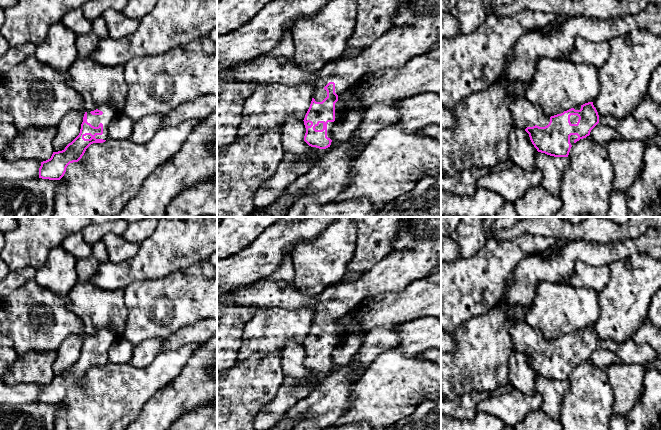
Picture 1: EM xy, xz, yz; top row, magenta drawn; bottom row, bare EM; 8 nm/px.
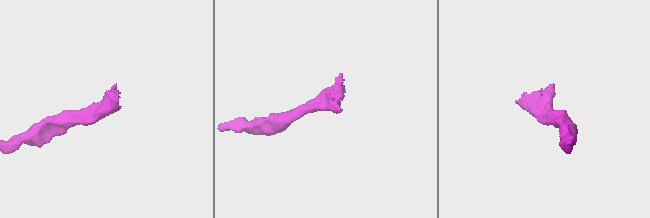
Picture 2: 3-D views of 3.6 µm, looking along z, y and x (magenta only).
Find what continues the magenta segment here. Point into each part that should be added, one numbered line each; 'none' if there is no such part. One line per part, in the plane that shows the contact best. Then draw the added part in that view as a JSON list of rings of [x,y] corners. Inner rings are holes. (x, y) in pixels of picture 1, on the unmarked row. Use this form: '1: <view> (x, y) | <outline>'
1: xy (109, 338) | [[[103,329],[98,332],[98,334],[102,335],[102,339],[92,339],[90,336],[87,336],[87,346],[90,347],[94,351],[98,351],[100,347],[103,348],[103,358],[96,359],[96,363],[107,364],[109,362],[109,349],[111,345],[115,342],[117,337],[109,330]]]

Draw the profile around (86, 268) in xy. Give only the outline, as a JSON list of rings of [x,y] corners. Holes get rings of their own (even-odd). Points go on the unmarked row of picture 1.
[[[103,241],[92,245],[92,252],[86,258],[76,261],[76,273],[79,281],[89,282],[97,274],[99,265],[108,260],[108,253]]]

